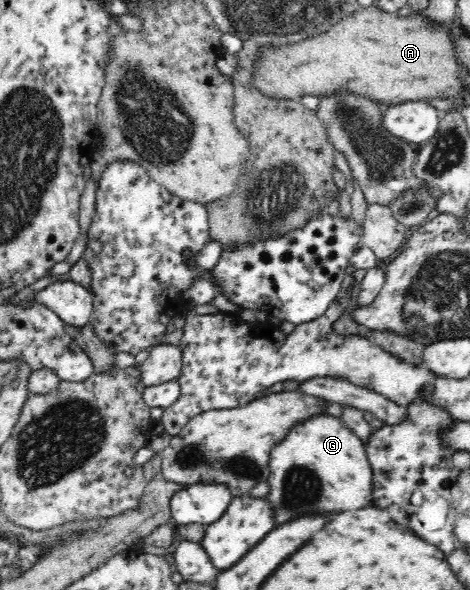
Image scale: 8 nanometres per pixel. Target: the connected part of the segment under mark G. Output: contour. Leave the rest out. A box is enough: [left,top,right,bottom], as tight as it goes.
[266,414,374,523]

